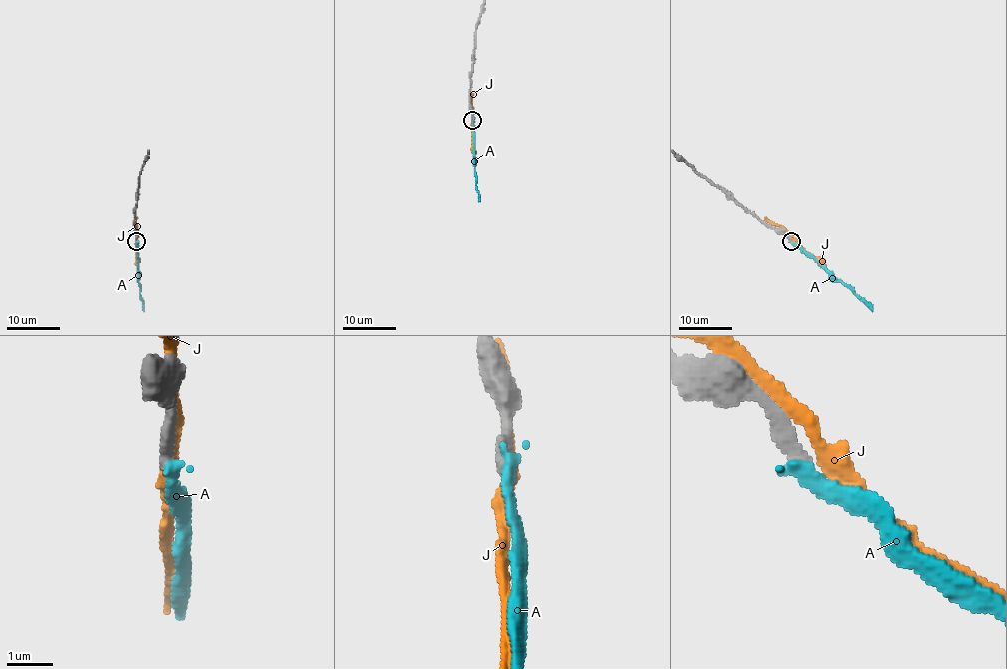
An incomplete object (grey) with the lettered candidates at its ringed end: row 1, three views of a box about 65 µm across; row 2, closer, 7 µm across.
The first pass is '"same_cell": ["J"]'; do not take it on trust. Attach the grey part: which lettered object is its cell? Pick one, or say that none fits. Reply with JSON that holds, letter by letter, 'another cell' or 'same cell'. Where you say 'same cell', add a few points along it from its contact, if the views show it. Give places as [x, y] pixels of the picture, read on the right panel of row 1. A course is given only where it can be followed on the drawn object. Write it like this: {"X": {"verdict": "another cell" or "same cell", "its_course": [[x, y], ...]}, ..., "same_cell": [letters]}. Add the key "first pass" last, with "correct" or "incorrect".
{"A": {"verdict": "another cell"}, "J": {"verdict": "another cell"}, "same_cell": [], "first pass": "incorrect"}

